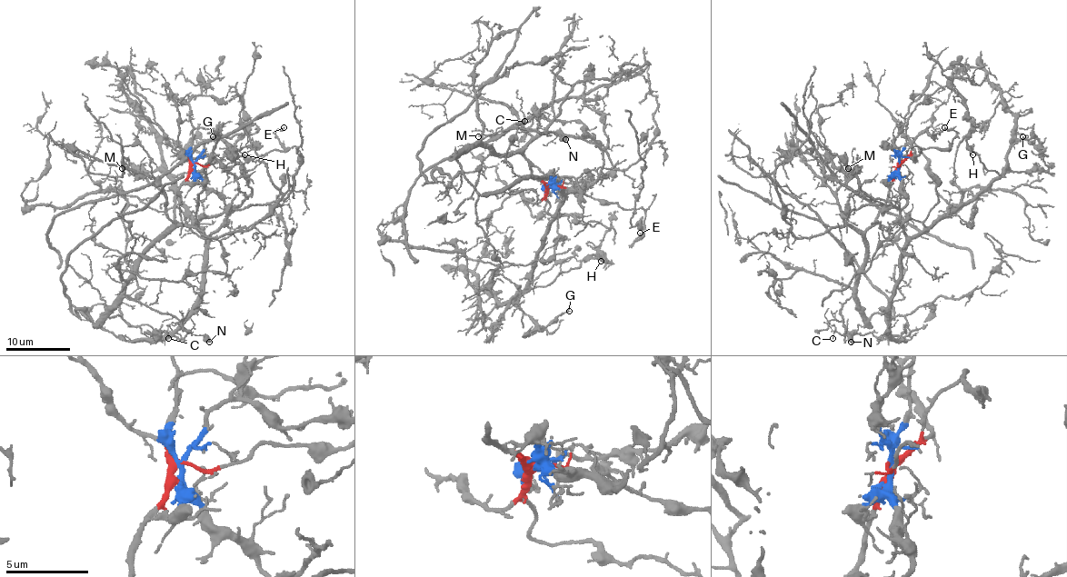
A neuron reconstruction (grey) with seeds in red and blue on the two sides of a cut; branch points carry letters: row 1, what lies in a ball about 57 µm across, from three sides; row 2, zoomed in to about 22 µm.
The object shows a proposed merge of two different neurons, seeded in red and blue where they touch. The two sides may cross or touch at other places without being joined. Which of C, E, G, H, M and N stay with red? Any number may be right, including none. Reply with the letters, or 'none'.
E, M, N

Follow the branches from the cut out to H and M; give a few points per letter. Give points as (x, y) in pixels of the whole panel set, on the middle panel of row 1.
H: (548, 186), (583, 191), (564, 197), (529, 285), (548, 285), (583, 260), (602, 262)
M: (548, 186), (533, 174), (524, 157), (524, 144), (531, 136), (521, 125), (514, 125), (502, 134), (478, 136)

